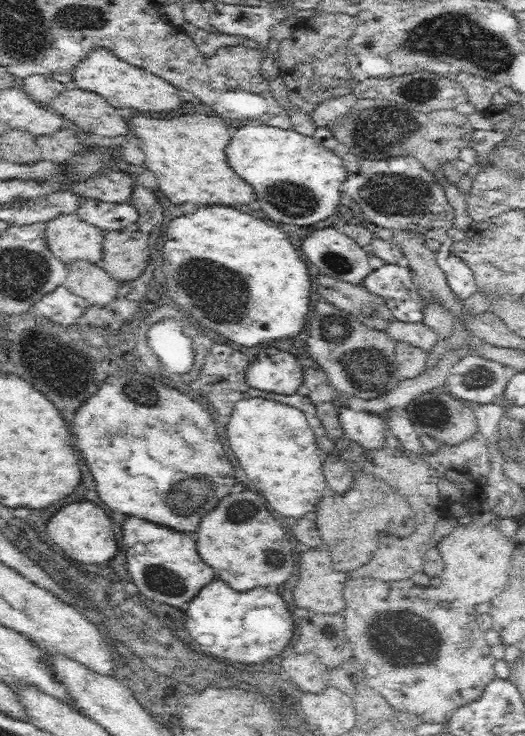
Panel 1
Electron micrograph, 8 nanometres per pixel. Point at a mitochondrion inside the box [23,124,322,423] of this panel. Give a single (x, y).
(222, 292)

